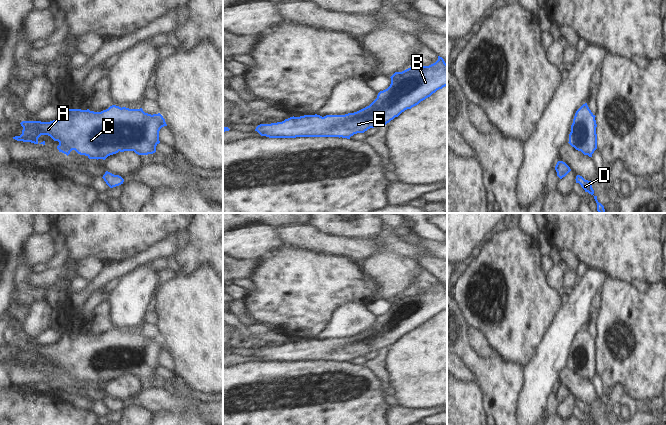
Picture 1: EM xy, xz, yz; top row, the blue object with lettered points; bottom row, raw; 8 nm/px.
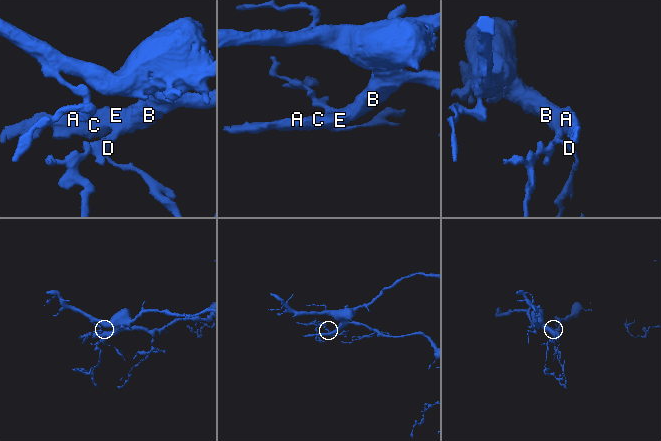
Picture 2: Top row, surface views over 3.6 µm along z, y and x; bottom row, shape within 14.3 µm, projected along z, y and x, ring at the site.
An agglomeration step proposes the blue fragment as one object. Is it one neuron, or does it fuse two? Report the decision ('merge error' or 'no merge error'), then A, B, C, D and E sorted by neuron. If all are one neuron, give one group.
no merge error; groups A B C D E

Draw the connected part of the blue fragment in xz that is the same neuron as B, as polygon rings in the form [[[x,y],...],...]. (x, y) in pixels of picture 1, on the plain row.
[[[438,280],[438,284],[429,290],[414,290],[395,296],[391,301],[390,310],[380,315],[377,322],[367,331],[345,339],[304,339],[290,341],[282,346],[260,348],[256,351],[261,360],[269,362],[296,362],[296,361],[342,361],[350,363],[357,357],[364,357],[370,352],[386,349],[407,333],[418,329],[430,321],[437,314],[447,310],[447,288]]]

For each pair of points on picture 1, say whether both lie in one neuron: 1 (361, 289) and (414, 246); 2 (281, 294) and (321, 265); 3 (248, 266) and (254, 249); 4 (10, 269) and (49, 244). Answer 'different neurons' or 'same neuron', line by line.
1: different neurons
2: same neuron
3: different neurons
4: different neurons

